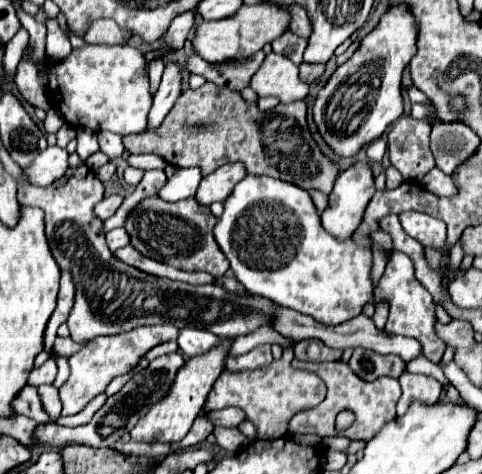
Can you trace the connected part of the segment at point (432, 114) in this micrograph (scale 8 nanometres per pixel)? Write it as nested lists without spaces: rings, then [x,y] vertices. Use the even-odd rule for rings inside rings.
[[[431,100],[413,104],[410,114],[417,120],[427,120],[431,124],[441,124],[441,118],[437,118],[437,110],[435,110],[435,104]]]

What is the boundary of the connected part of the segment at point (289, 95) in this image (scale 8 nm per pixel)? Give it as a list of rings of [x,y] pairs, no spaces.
[[[275,52],[263,60],[263,66],[255,72],[249,86],[259,98],[275,96],[281,104],[303,100],[309,92],[309,86],[299,80],[299,68],[289,58]]]

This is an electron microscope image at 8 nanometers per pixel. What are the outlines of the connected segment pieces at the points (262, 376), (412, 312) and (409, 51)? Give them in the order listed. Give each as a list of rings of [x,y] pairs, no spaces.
[[[293,347],[285,348],[283,356],[275,360],[267,368],[257,368],[257,370],[243,370],[243,372],[229,372],[225,370],[219,380],[215,382],[207,404],[207,410],[221,410],[227,406],[237,406],[241,408],[247,418],[255,424],[259,438],[279,438],[287,434],[287,422],[291,414],[297,414],[301,410],[313,408],[323,402],[327,388],[325,382],[321,382],[313,372],[307,370],[293,370],[291,361],[294,359]]]
[[[393,250],[393,254],[387,262],[387,268],[379,280],[379,288],[381,288],[381,294],[389,300],[389,320],[385,324],[385,330],[389,334],[417,338],[423,346],[423,356],[429,358],[431,362],[439,362],[447,346],[435,334],[435,328],[433,328],[435,318],[429,318],[429,292],[423,290],[423,284],[415,278],[413,262],[411,262],[411,258],[407,258],[407,254]]]
[[[391,6],[381,22],[371,30],[355,54],[331,74],[327,84],[319,90],[313,104],[313,120],[323,140],[337,156],[355,156],[363,146],[377,140],[395,118],[403,114],[401,74],[417,52],[415,18],[403,6]]]

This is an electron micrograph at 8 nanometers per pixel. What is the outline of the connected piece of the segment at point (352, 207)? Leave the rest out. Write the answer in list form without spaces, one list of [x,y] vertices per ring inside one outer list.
[[[355,164],[351,166],[349,170],[341,172],[335,180],[335,186],[329,194],[329,204],[327,208],[321,212],[321,224],[323,228],[335,236],[337,240],[347,240],[353,236],[353,232],[359,228],[361,220],[363,220],[363,214],[365,214],[365,208],[371,200],[371,196],[375,194],[375,184],[373,184],[373,174],[371,174],[371,168],[369,164]]]

